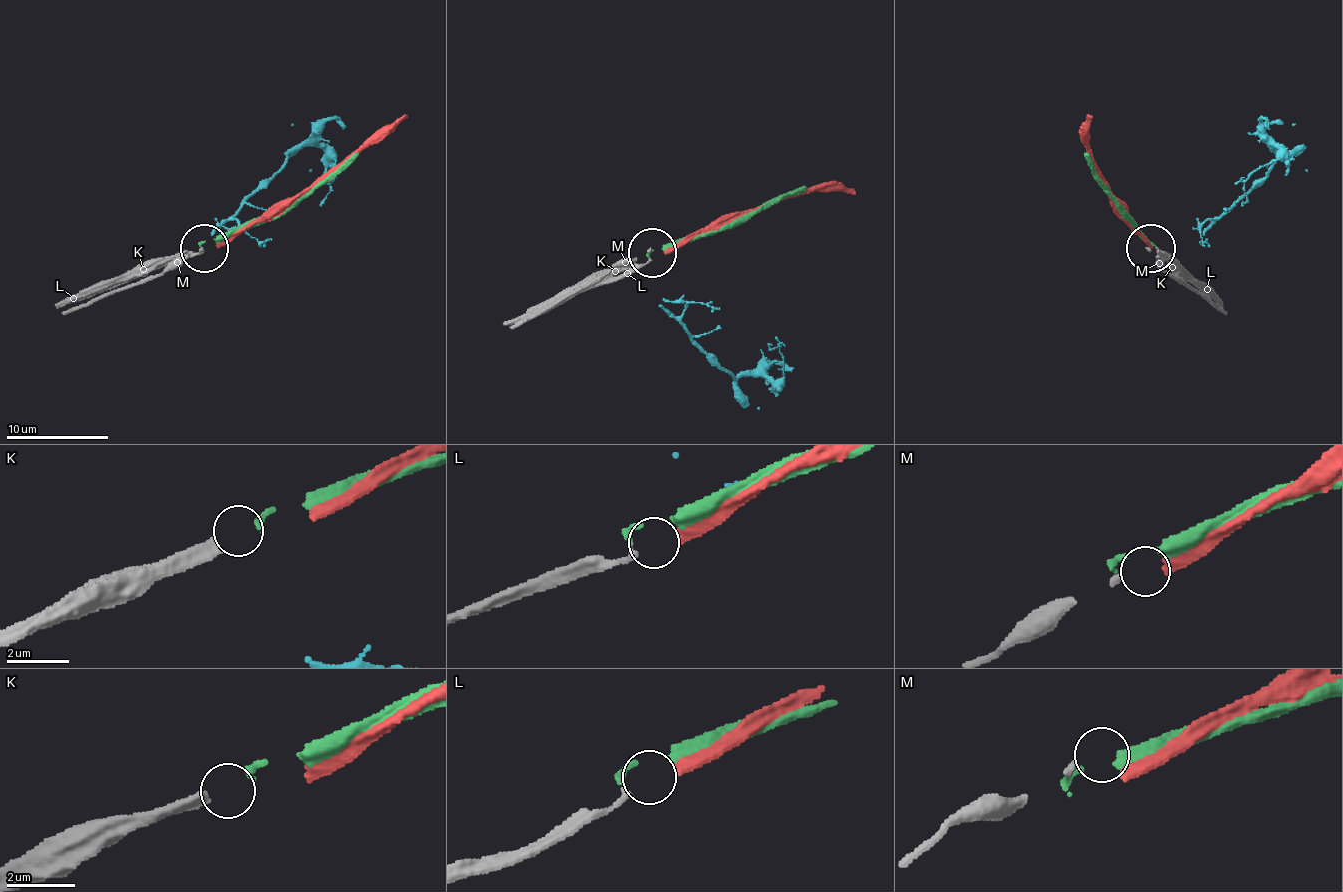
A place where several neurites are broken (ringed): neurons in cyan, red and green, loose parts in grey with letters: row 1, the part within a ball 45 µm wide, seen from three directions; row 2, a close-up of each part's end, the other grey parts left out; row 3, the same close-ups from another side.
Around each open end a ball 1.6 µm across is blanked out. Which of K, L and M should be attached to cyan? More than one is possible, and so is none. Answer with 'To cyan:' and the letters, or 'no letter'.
To cyan: no letter

